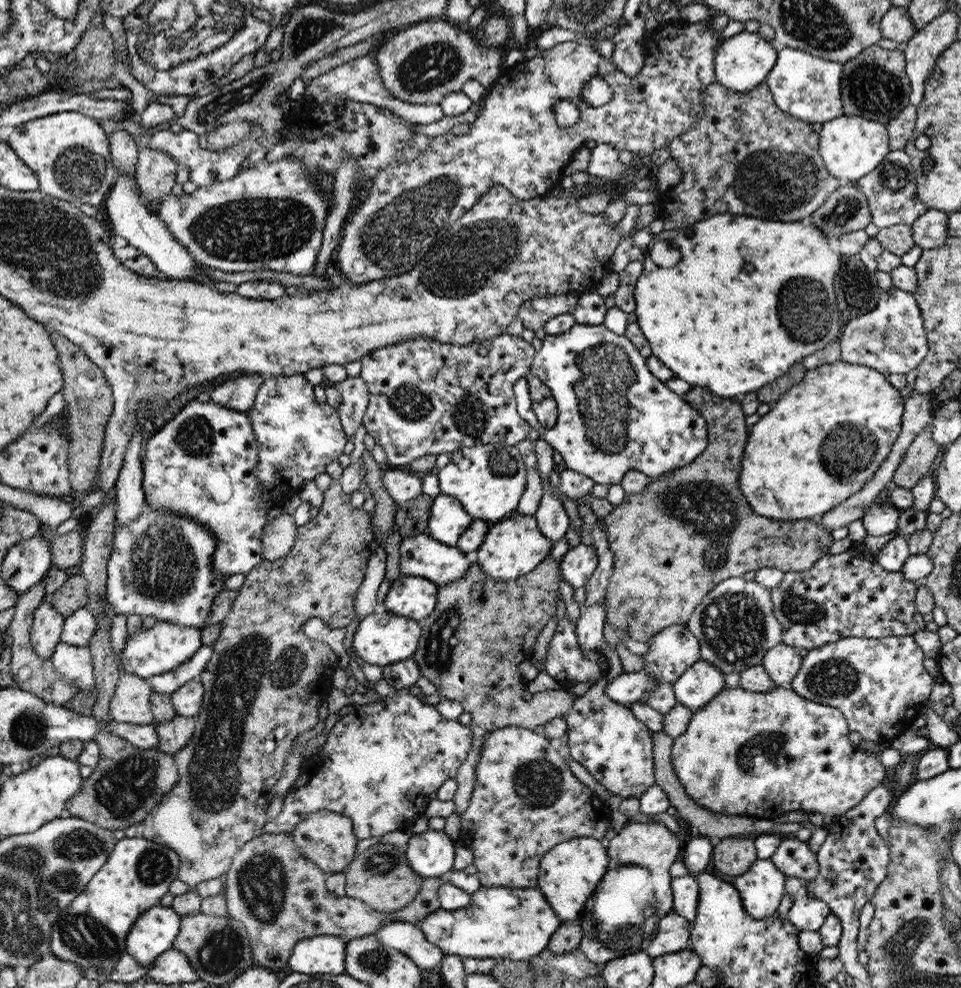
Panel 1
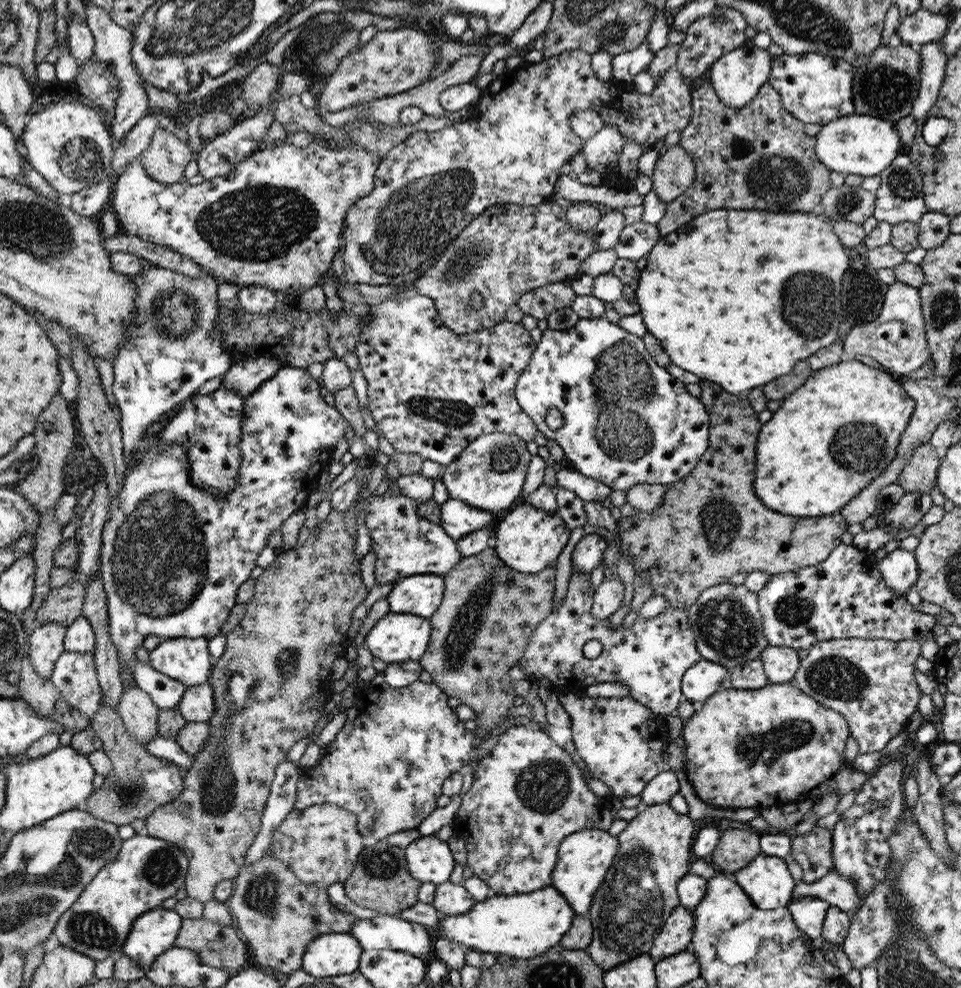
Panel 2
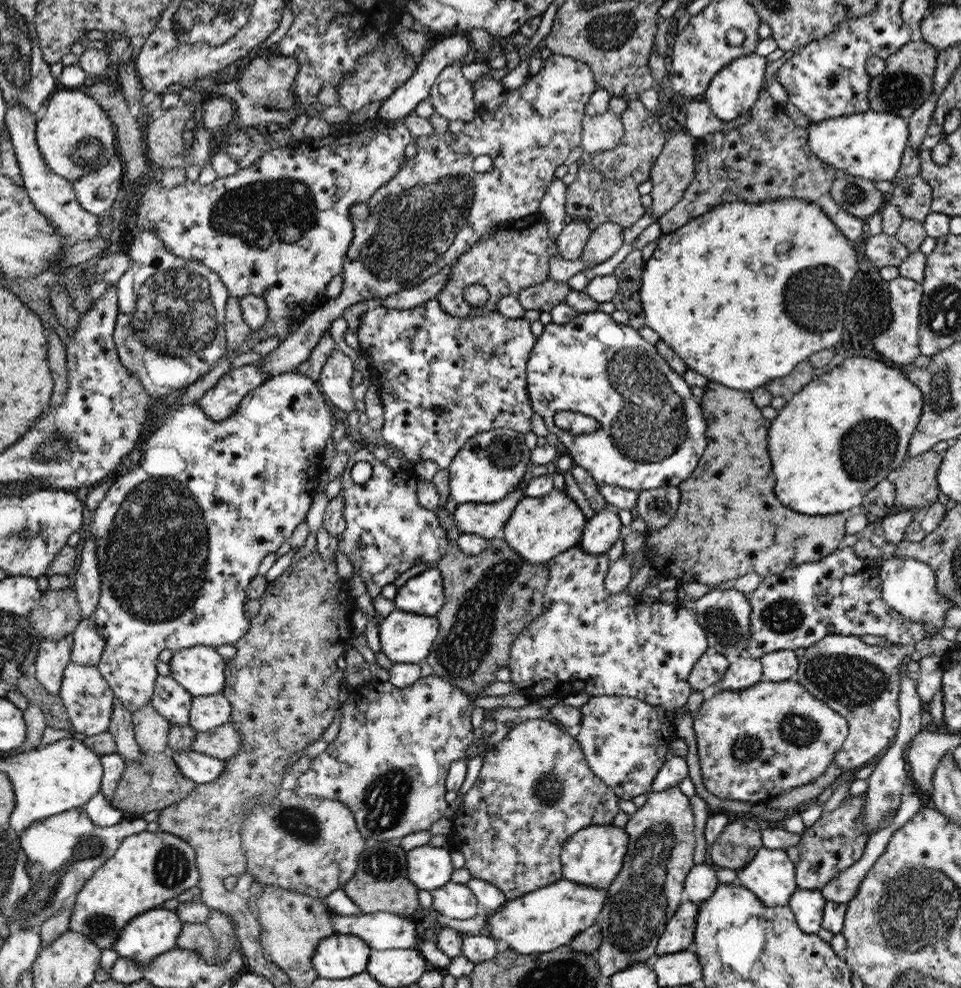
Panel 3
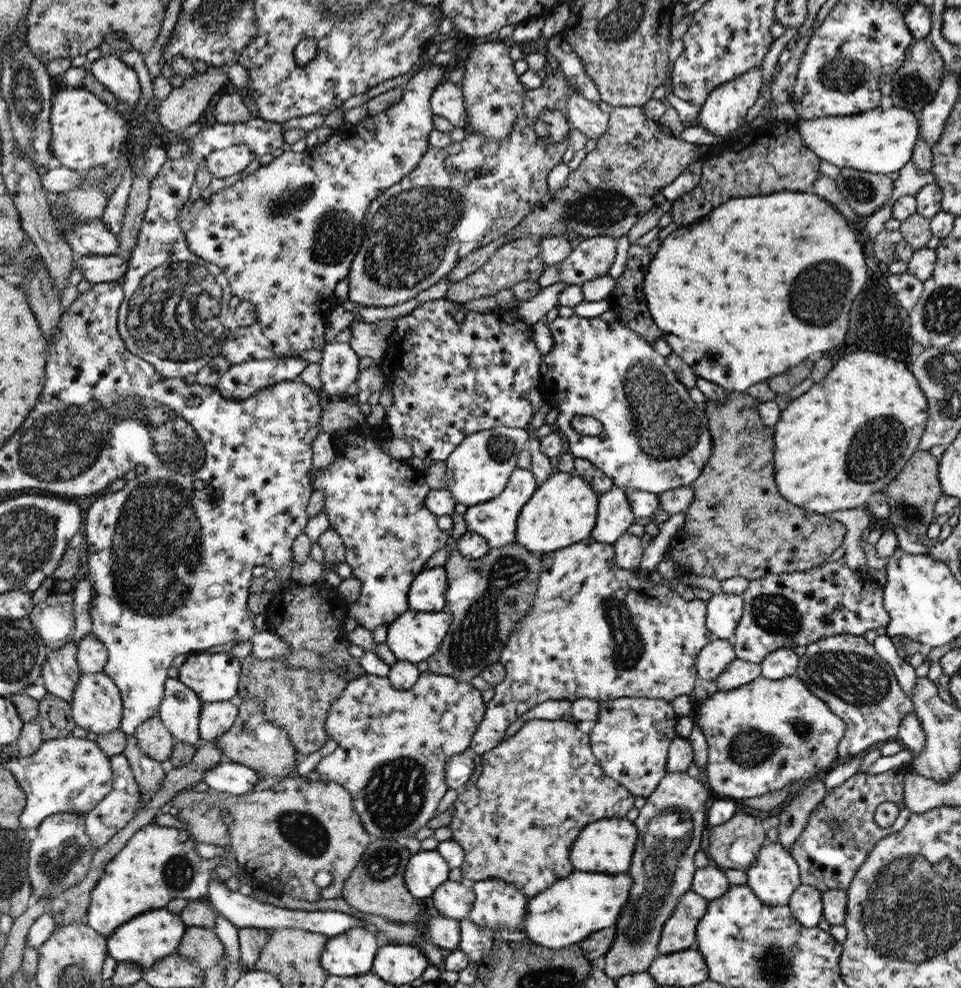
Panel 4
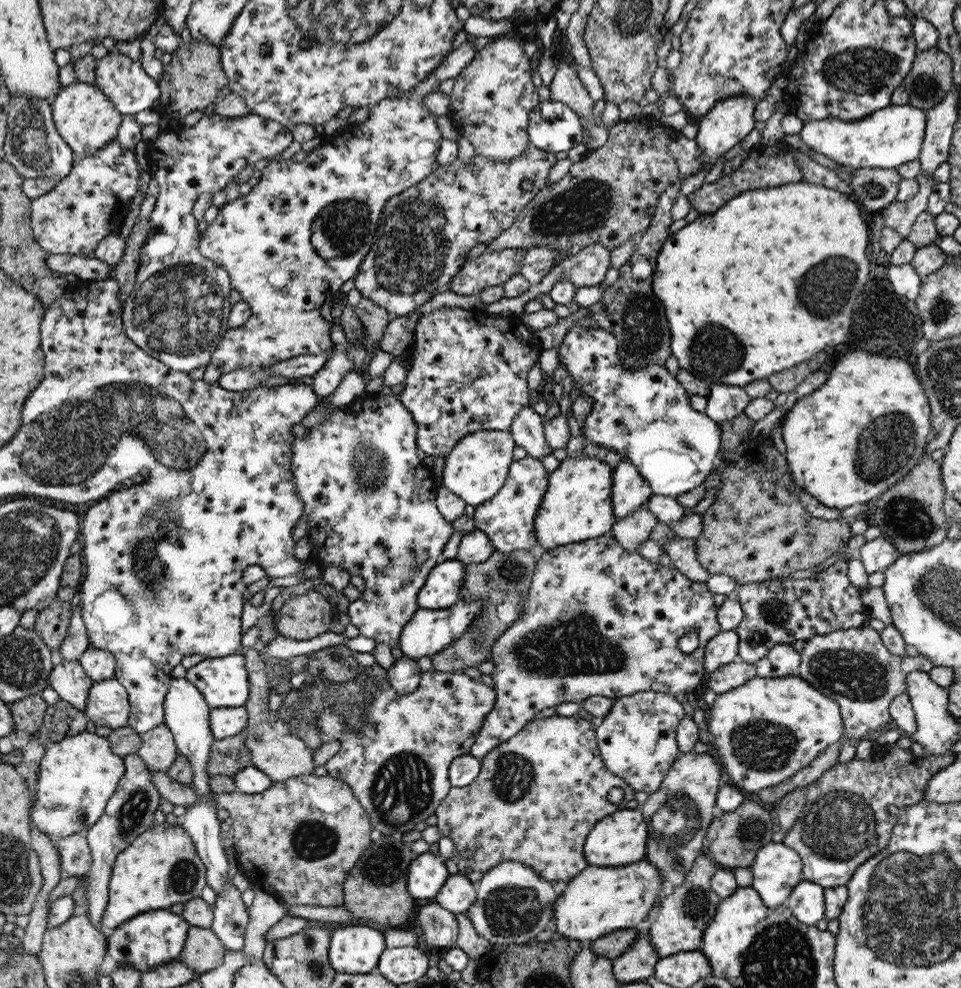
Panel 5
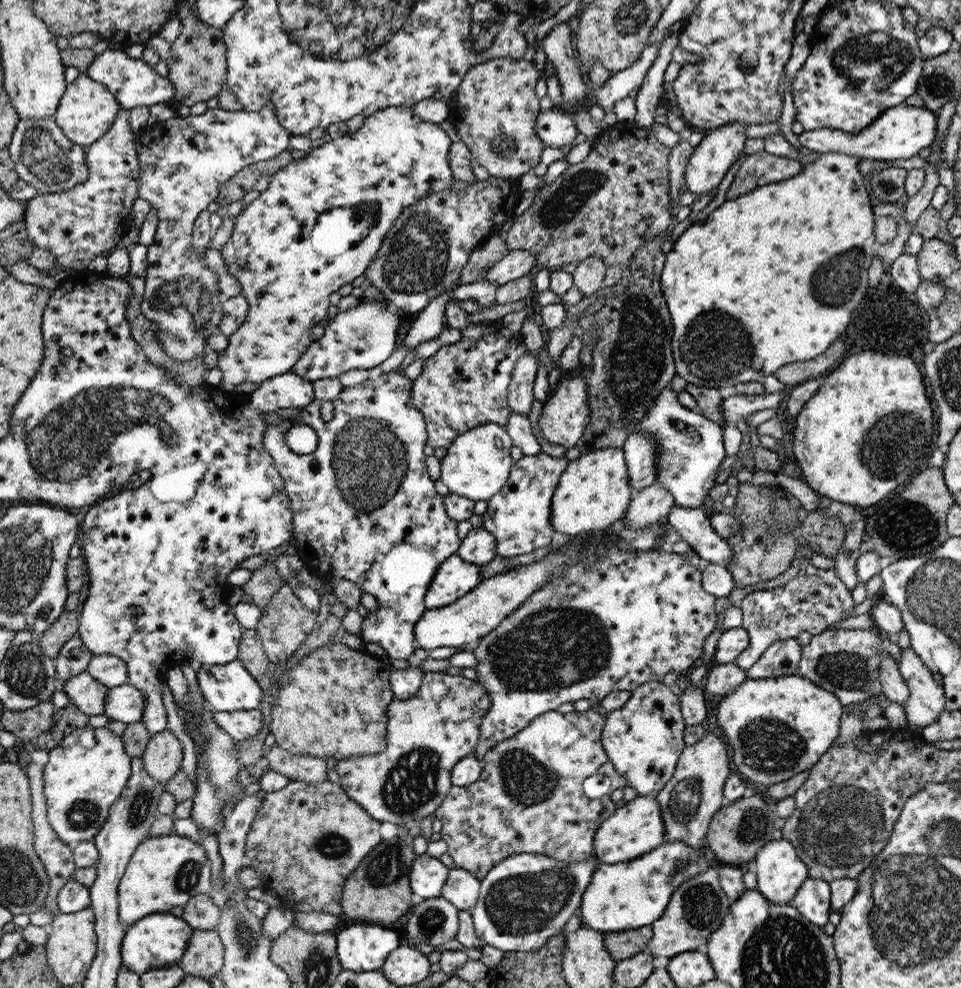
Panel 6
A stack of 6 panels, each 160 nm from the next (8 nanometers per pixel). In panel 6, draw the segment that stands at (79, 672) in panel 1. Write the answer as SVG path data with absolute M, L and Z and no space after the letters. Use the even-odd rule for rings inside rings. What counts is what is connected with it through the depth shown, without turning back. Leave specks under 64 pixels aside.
M126 683L109 688L105 698L104 714L109 720L132 724L141 722L145 698L143 692Z

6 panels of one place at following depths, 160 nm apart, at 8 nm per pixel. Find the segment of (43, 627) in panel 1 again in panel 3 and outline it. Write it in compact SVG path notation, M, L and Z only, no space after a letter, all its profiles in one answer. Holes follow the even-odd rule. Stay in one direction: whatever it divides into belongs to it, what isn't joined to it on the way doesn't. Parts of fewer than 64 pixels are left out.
M73 635L58 640L41 640L32 672L49 693L59 696L65 666L71 661L72 647Z

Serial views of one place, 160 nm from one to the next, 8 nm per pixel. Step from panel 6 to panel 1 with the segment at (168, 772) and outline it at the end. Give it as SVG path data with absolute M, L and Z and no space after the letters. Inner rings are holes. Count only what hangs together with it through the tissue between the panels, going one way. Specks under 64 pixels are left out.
M121 675L109 702L110 716L116 722L131 725L152 725L152 684L136 675Z

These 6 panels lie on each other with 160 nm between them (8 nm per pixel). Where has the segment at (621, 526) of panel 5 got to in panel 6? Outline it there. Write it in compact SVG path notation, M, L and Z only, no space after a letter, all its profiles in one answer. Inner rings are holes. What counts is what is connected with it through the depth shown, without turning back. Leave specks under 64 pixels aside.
M657 482L643 488L634 498L630 499L625 512L625 523L632 530L648 528L667 516L675 504L673 494Z

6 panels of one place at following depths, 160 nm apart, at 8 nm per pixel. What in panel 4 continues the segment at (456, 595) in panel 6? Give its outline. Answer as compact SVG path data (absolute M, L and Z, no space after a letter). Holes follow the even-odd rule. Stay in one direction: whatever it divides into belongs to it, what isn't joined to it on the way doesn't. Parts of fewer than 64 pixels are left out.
M443 566L424 569L414 578L409 590L409 609L440 612L448 608L449 574Z

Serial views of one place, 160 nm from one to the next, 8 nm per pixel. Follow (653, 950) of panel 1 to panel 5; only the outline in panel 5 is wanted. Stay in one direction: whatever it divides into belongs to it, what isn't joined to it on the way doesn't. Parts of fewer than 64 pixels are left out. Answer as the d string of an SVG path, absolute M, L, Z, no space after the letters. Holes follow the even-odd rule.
M704 855L699 857L698 863L687 874L685 884L678 886L673 896L669 895L662 899L658 916L647 932L654 948L662 957L696 951L696 948L703 944L702 932L706 930L706 924L710 924L717 916L717 906L722 900L711 886L711 878L718 869L711 858L706 858Z

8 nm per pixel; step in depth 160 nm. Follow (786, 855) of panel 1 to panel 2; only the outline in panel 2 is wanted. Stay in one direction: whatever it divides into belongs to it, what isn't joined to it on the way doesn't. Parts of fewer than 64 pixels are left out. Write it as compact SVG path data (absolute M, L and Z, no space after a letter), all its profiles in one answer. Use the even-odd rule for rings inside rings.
M815 824L808 835L792 838L790 855L802 867L804 882L817 881L833 870L831 832Z

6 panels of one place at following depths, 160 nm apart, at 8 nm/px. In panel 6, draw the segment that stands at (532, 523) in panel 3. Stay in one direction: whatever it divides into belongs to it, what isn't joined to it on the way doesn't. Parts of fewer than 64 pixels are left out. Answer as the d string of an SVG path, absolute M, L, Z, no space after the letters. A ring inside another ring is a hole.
M622 448L599 449L569 460L553 494L552 523L563 538L596 534L625 516L630 504L628 463Z

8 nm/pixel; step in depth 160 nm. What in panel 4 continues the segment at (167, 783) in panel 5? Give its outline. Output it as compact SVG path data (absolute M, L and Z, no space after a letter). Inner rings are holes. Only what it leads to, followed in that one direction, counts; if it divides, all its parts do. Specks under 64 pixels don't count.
M127 735L126 748L122 751L122 755L128 759L140 790L151 796L162 788L162 780L166 778L162 765L143 753L137 745L135 735ZM288 777L270 790L241 796L200 793L188 788L176 794L173 802L179 810L194 806L228 810L234 818L230 846L238 864L266 888L300 900L316 902L342 897L345 881L371 844L369 831L356 812L353 796L342 784L334 782ZM320 870L330 872L332 876L332 882L325 888L314 883L314 876Z

